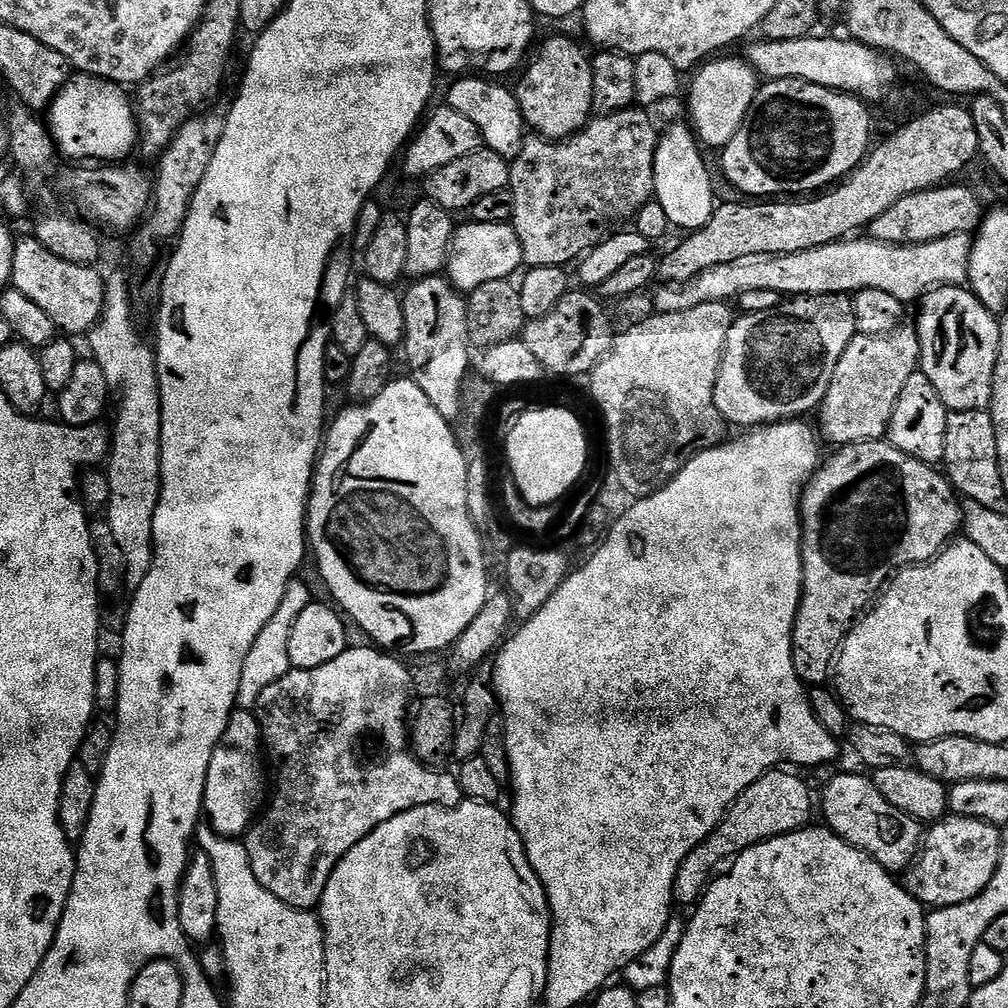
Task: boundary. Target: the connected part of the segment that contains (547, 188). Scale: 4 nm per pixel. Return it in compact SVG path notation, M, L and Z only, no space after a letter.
M639 106L623 110L612 110L607 114L609 116L597 115L583 132L571 138L561 139L559 141L560 144L556 148L548 148L548 152L544 152L544 164L540 164L538 172L540 173L540 188L544 188L544 192L548 192L548 196L552 196L552 216L548 216L548 224L552 224L552 248L548 248L548 252L544 252L544 256L540 256L541 264L564 266L569 263L567 260L573 260L573 262L579 261L581 257L591 252L593 248L597 248L603 240L607 240L617 226L623 225L620 224L623 220L628 220L631 216L638 215L647 206L648 199L650 201L653 199L656 191L655 158L656 151L658 151L662 141L661 130L659 132L656 129L655 122Z

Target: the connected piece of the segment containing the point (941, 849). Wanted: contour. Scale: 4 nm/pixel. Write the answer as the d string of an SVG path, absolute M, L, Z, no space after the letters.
M949 815L931 825L924 857L916 868L916 880L920 883L918 896L925 905L937 909L958 906L980 896L992 883L992 877L1001 863L1000 832L997 825L974 816Z

